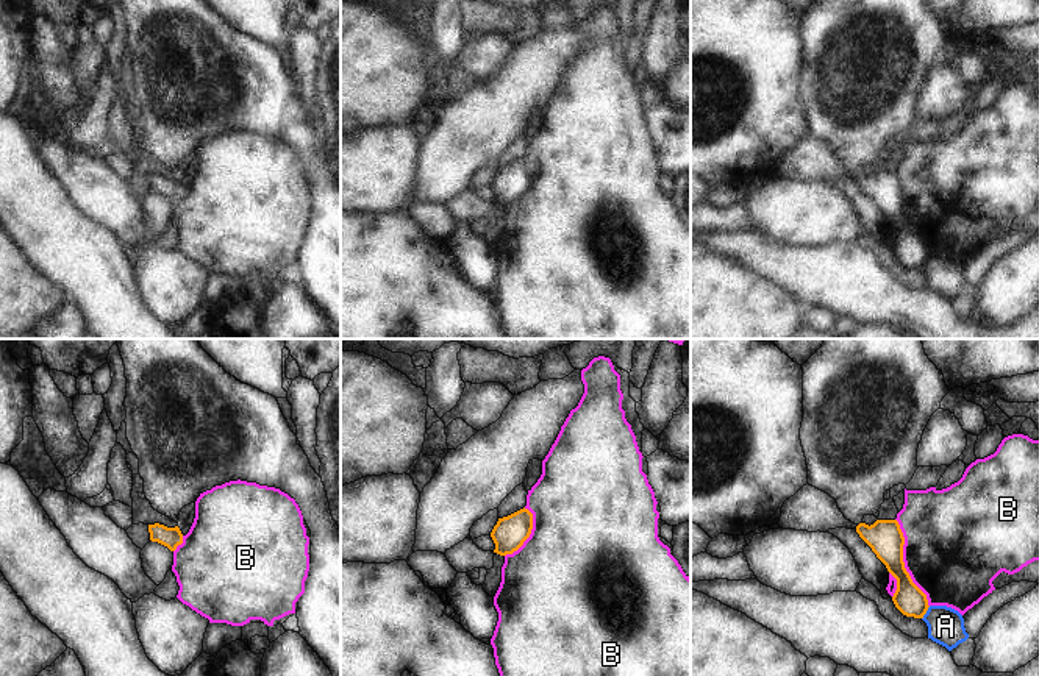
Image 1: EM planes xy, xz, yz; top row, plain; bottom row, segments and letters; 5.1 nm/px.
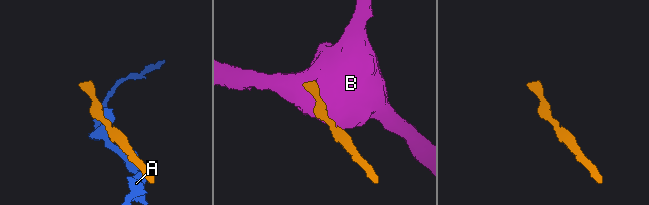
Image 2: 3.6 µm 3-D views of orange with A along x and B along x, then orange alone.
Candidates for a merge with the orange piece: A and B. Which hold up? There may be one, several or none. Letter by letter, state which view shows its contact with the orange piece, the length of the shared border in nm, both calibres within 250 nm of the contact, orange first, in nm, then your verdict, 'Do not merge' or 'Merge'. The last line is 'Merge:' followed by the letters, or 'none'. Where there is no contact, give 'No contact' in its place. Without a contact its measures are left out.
A: Touches orange in yz. Shared border 80 nm. Thickness 160 nm (orange) against 190 nm. Do not merge
B: Touches orange in yz. Shared border 480 nm. Thickness 180 nm (orange) against 480 nm. Do not merge
Merge: none

